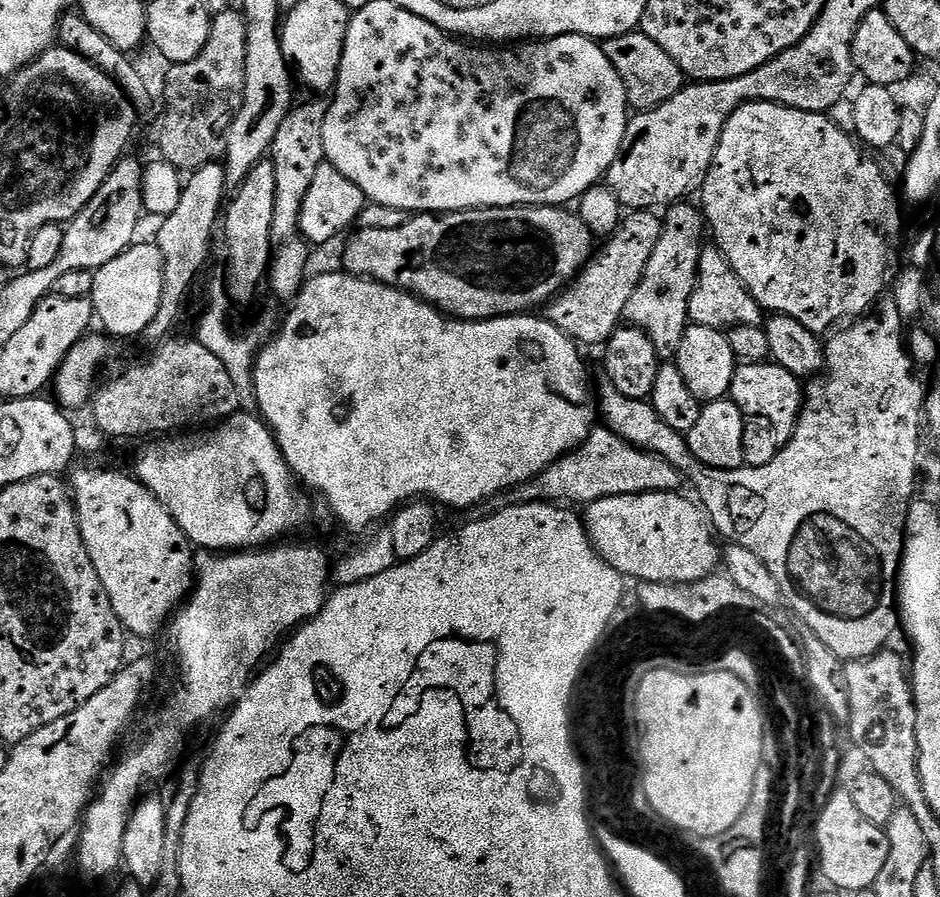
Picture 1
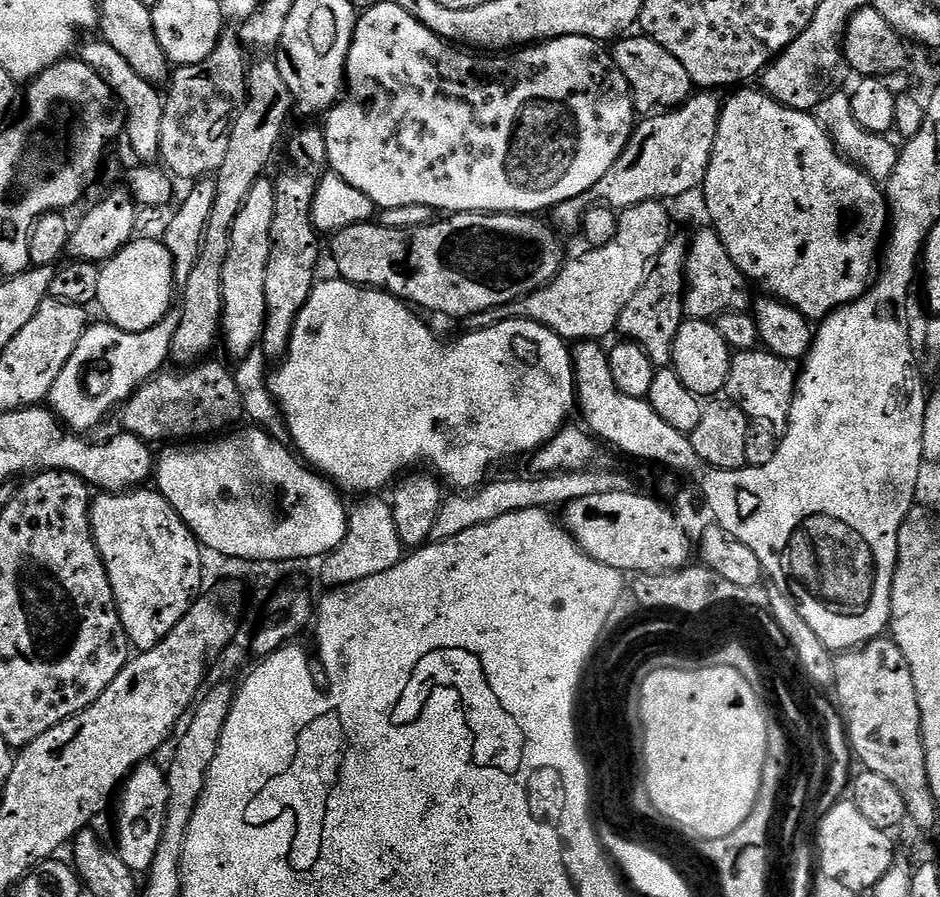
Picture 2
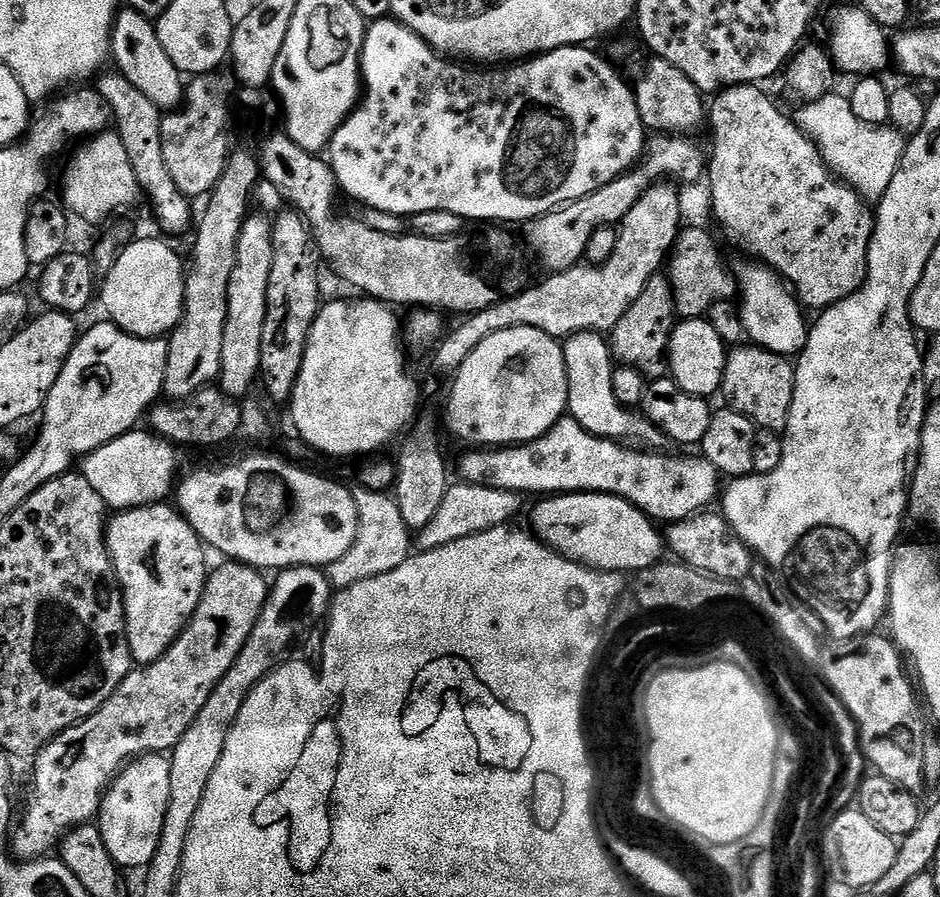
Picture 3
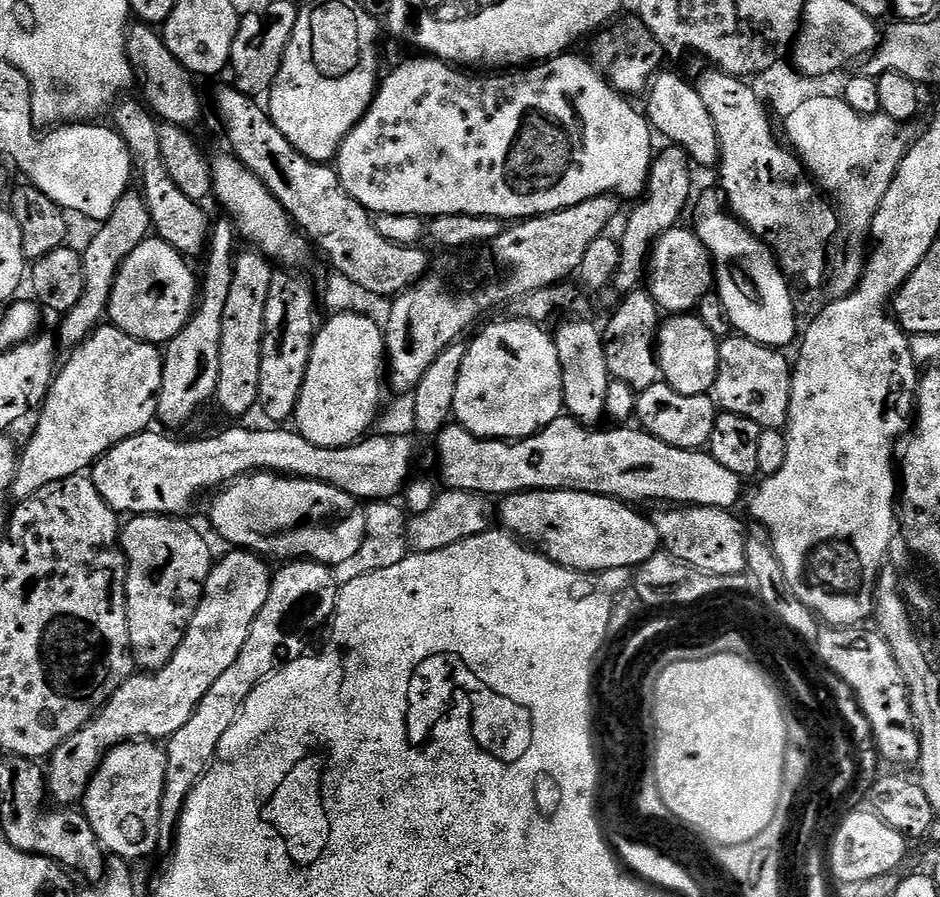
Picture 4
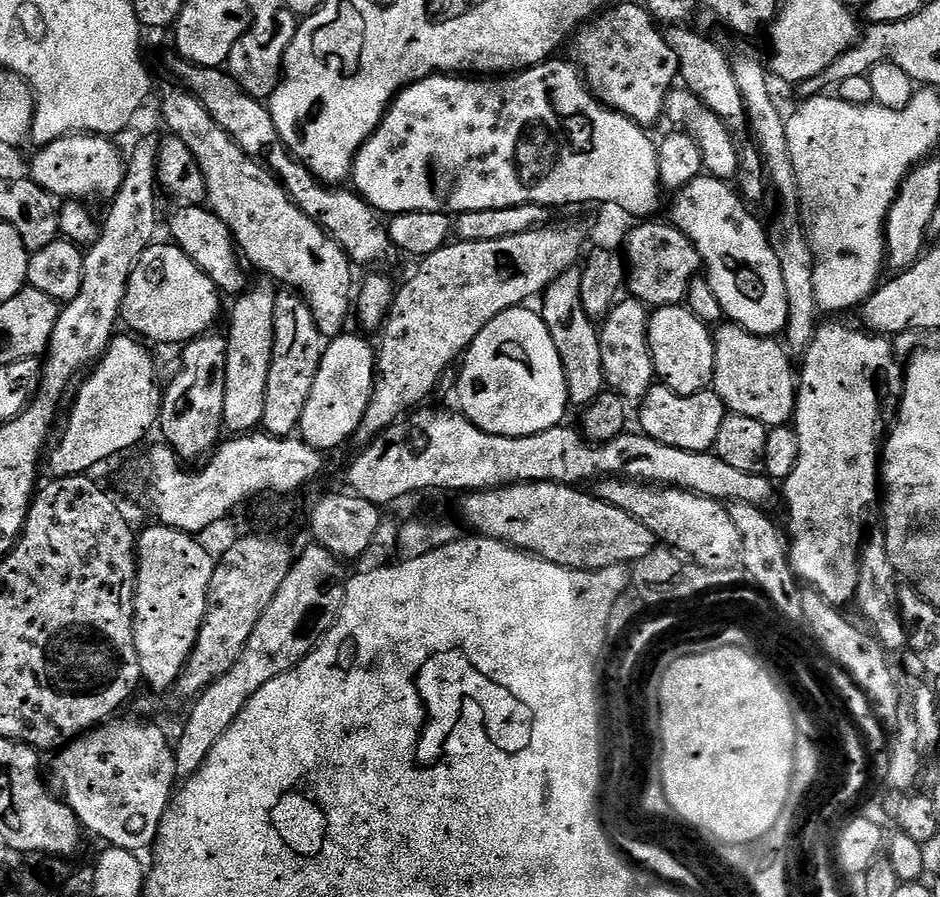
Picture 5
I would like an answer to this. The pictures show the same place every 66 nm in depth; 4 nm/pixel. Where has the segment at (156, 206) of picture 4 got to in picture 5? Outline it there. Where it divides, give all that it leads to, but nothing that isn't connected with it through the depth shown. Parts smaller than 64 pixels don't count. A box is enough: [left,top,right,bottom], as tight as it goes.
[166,206,246,298]

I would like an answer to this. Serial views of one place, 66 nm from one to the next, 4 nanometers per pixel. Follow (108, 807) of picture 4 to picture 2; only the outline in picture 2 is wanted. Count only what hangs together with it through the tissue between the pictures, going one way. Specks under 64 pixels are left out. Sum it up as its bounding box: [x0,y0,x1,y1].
[115,762,168,874]

